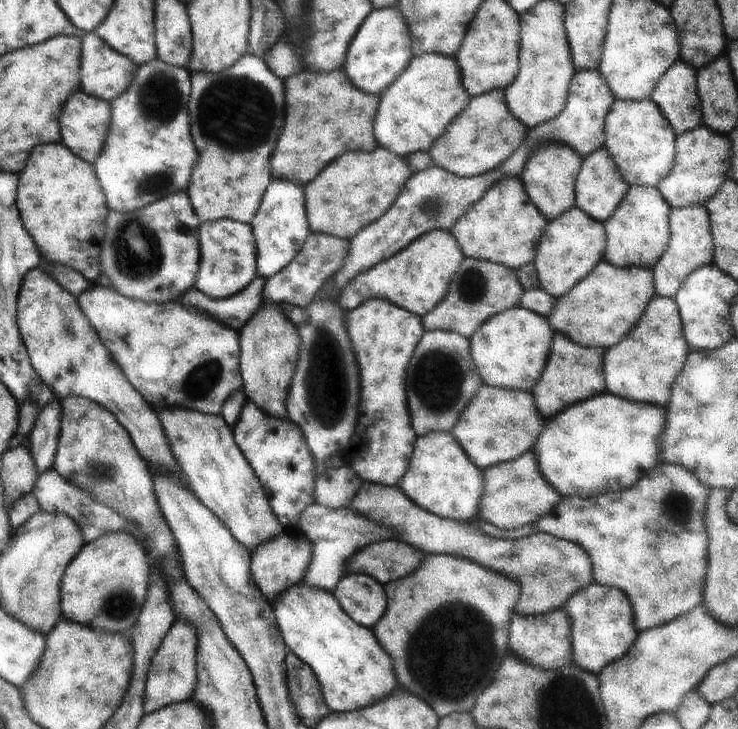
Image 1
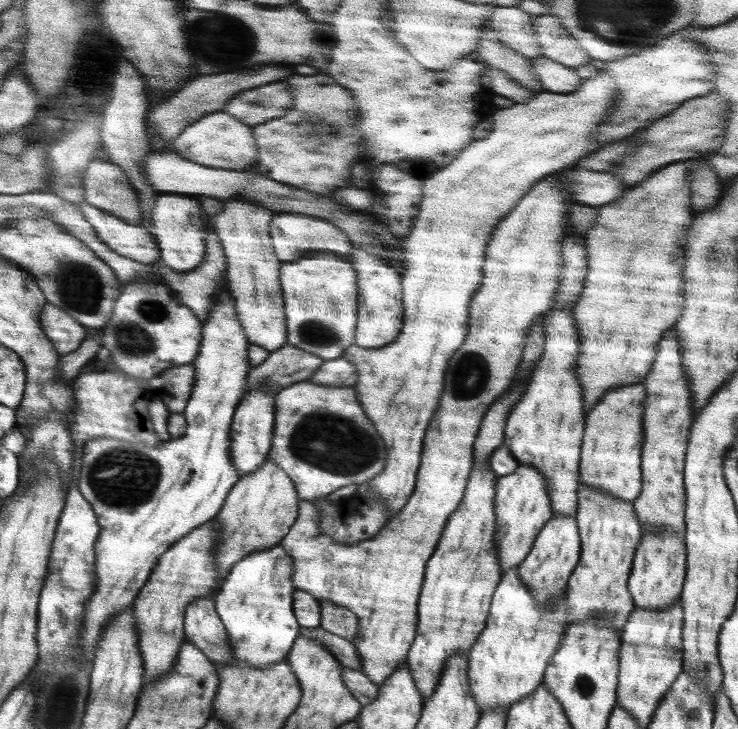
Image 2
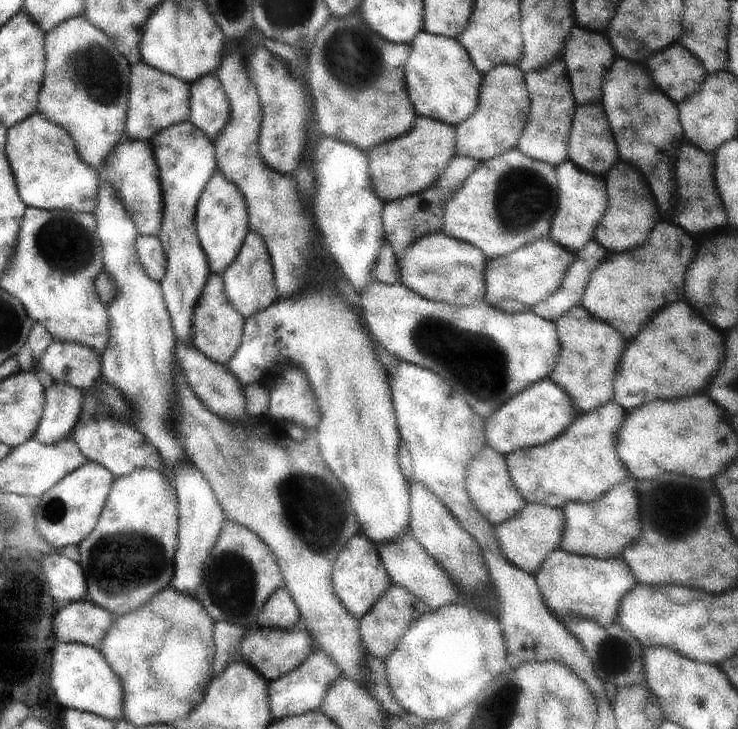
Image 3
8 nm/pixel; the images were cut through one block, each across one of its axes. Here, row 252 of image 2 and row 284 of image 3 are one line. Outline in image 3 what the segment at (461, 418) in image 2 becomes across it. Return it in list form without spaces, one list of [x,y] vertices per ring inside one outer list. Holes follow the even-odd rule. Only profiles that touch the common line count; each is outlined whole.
[[[538,239],[505,257],[489,260],[486,269],[486,298],[489,305],[513,300],[524,303],[528,308],[538,304],[538,298],[546,298],[560,288],[560,282],[573,264],[575,256],[552,239]]]

